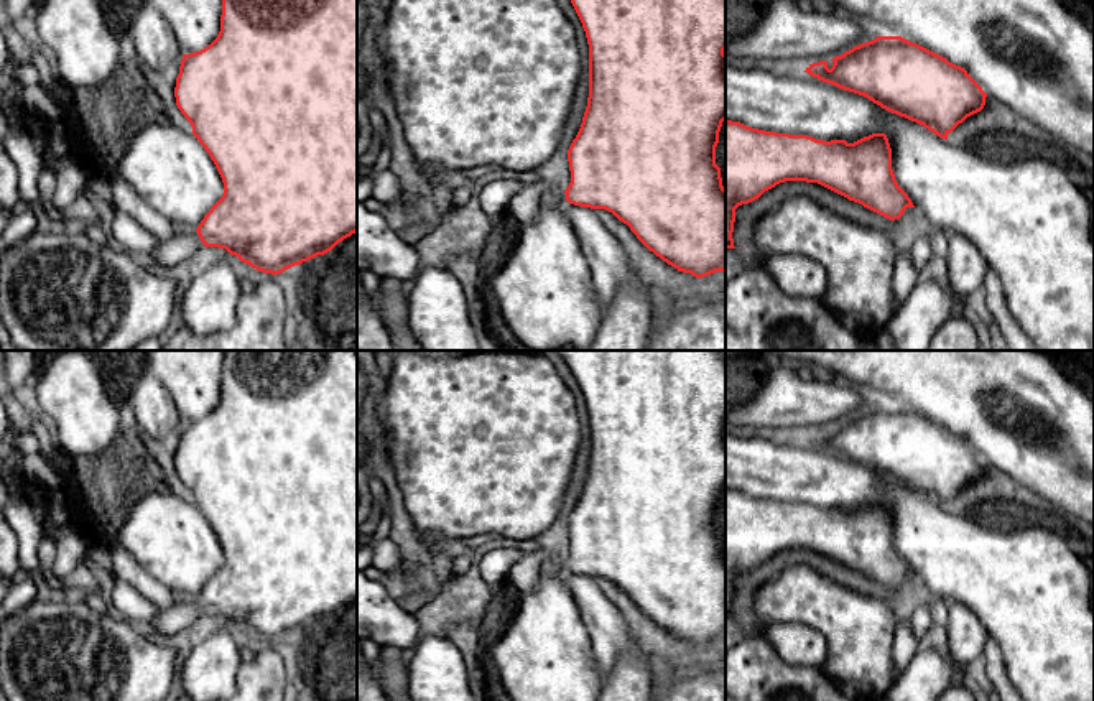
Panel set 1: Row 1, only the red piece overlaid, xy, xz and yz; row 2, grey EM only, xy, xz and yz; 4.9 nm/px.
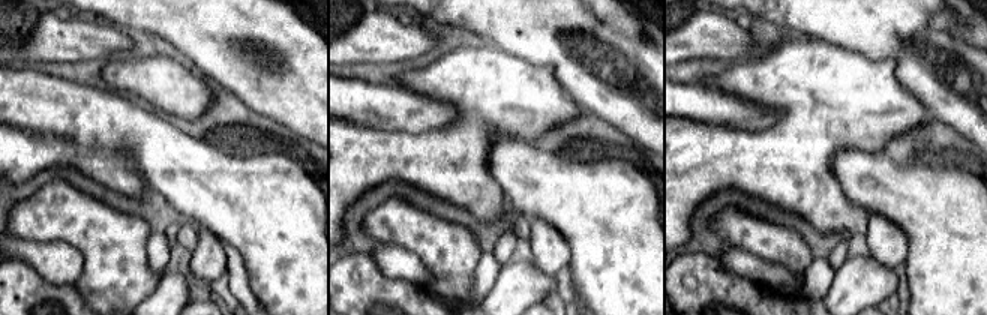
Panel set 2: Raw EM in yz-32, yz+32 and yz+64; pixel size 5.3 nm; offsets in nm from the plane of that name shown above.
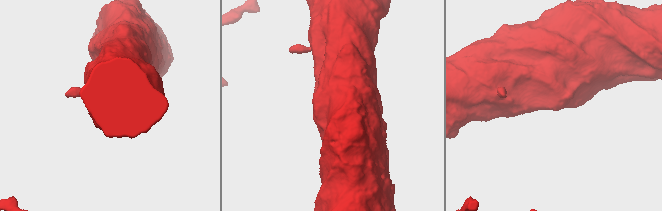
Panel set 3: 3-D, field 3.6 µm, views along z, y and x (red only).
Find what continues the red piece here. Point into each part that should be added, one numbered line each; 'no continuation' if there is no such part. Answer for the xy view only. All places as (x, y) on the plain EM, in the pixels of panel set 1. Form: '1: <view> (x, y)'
1: xy (183, 616)

